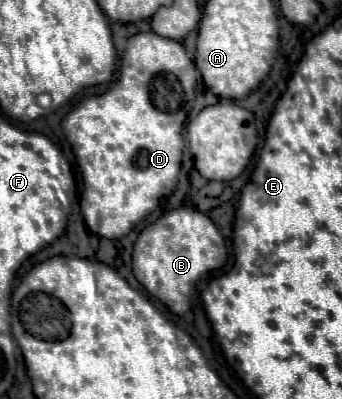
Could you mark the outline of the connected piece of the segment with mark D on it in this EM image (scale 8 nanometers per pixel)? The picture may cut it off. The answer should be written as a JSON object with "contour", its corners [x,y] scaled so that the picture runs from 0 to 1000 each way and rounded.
{"contour":[[[450,78],[398,83],[368,108],[351,198],[327,213],[327,223],[246,248],[240,263],[187,293],[181,323],[211,363],[246,449],[234,524],[269,584],[310,599],[351,599],[374,589],[404,554],[462,519],[468,494],[491,494],[509,479],[532,404],[532,318],[567,258],[573,198],[579,178],[544,138],[532,108],[468,93]]]}

